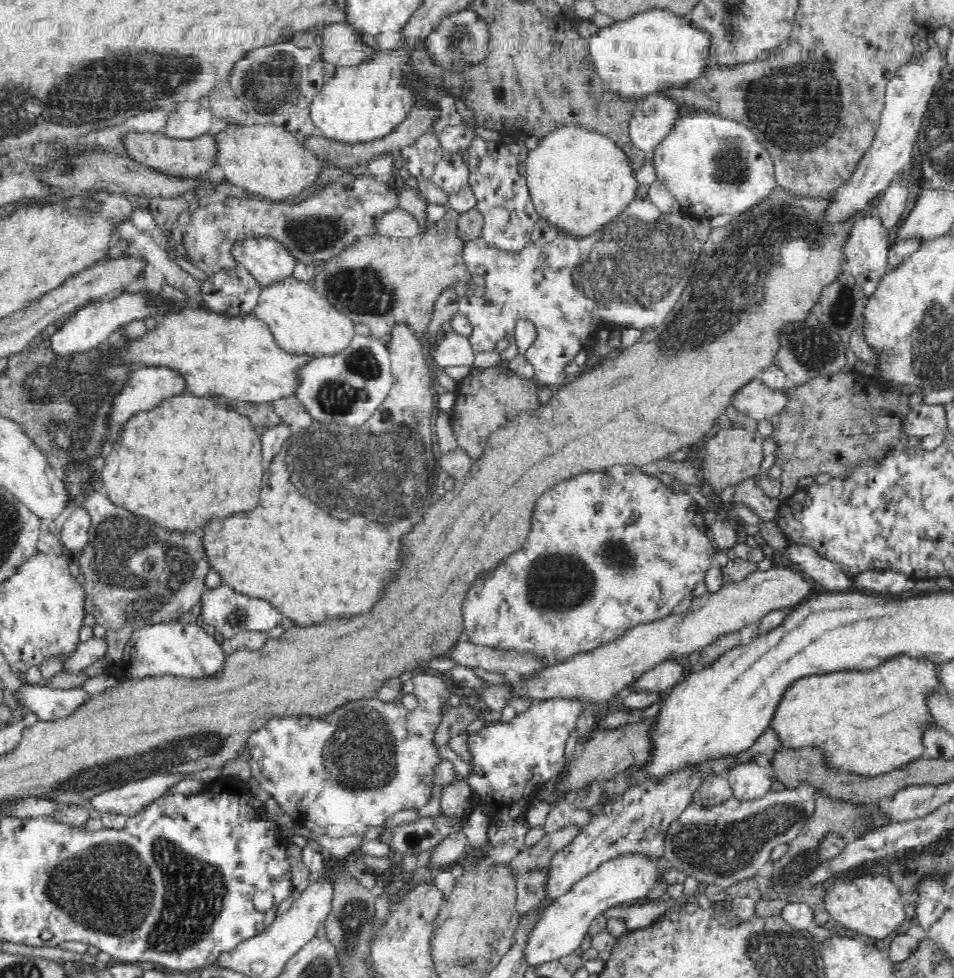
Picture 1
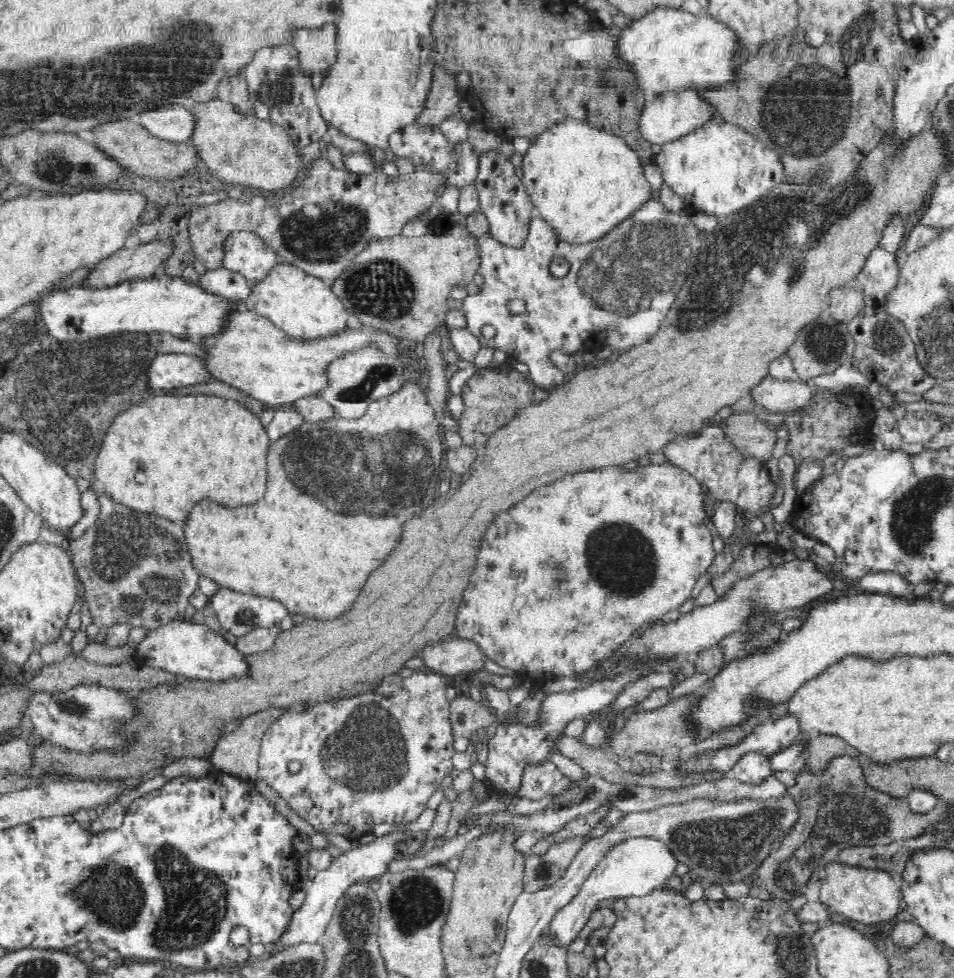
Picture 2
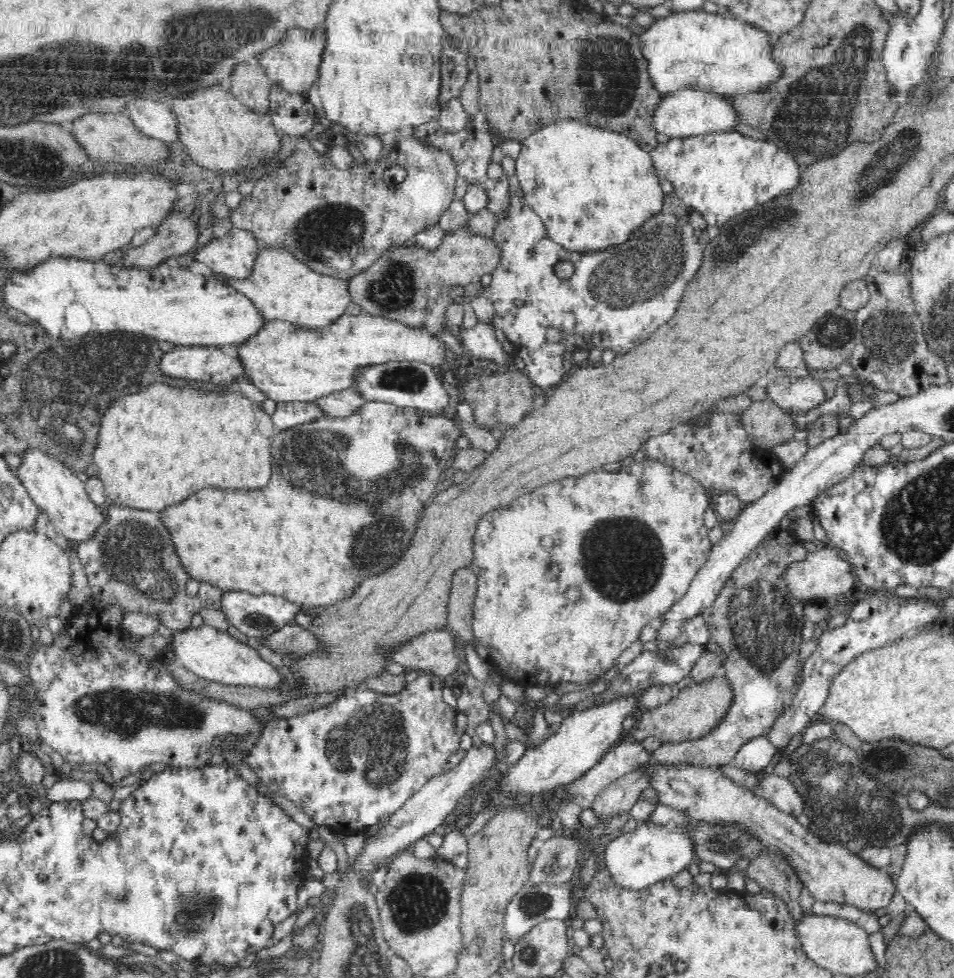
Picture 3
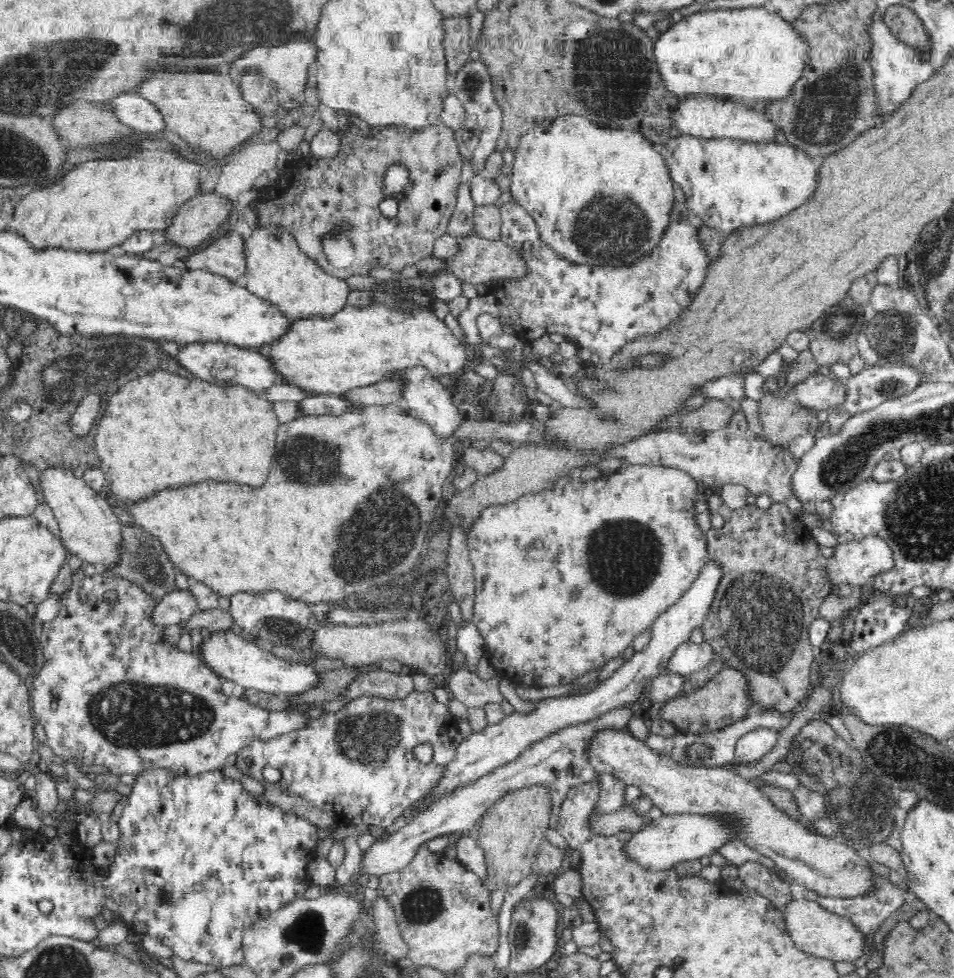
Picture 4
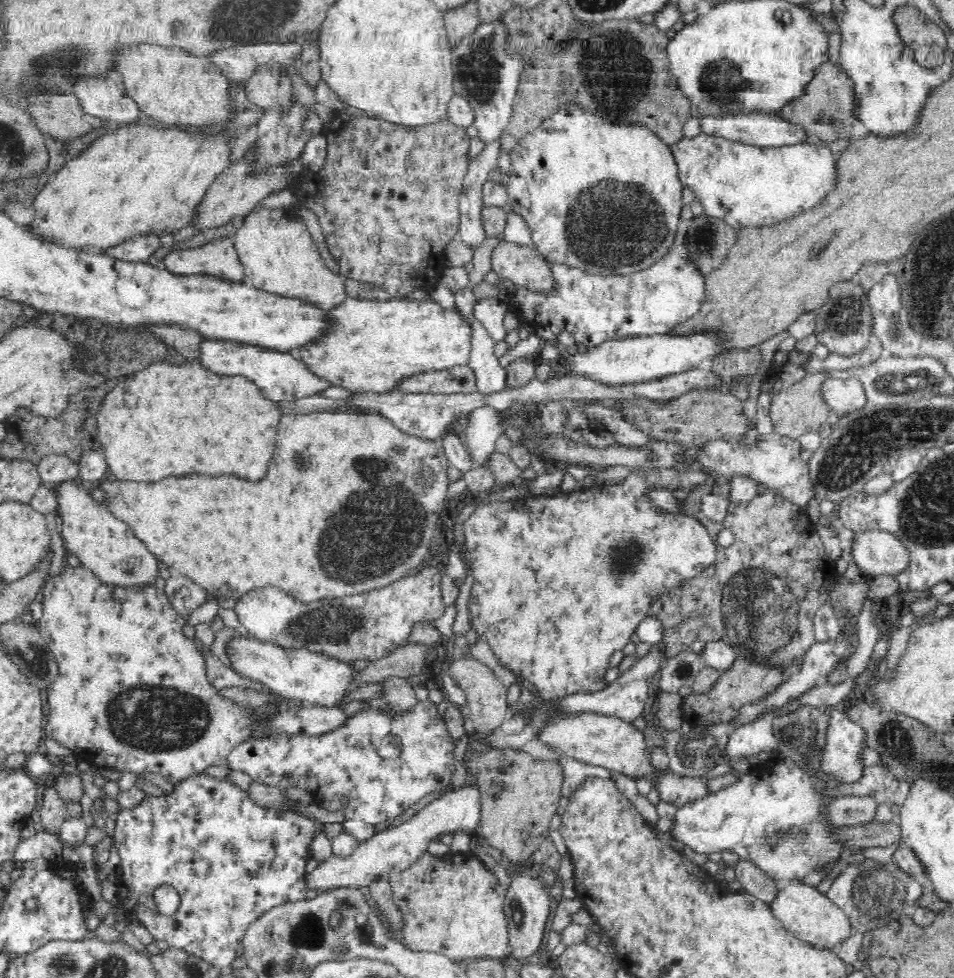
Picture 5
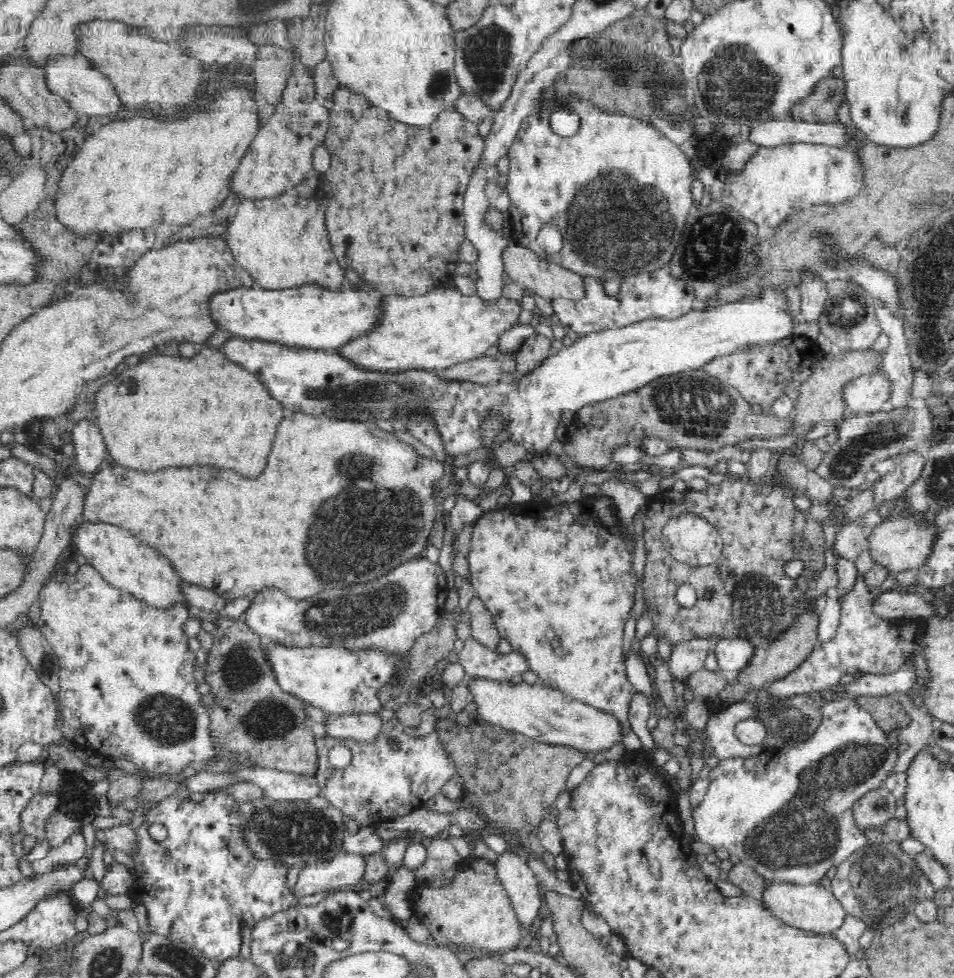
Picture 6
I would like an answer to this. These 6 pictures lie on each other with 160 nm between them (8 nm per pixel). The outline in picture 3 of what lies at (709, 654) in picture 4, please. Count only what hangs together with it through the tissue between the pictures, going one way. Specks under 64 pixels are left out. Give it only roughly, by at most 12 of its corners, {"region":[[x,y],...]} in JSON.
{"region":[[686,639],[646,650],[594,700],[673,685],[690,673],[705,645]]}

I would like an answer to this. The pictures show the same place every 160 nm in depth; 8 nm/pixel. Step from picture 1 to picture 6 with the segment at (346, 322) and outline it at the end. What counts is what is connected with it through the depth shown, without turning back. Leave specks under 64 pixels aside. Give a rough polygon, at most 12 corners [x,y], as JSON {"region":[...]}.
{"region":[[316,194],[240,198],[224,239],[257,288],[340,289]]}

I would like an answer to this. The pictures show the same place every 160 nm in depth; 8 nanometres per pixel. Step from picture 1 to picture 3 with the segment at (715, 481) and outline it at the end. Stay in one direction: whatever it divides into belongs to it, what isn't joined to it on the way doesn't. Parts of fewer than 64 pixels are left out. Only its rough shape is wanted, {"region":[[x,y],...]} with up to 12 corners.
{"region":[[767,398],[740,415],[762,449],[800,436],[795,414]]}

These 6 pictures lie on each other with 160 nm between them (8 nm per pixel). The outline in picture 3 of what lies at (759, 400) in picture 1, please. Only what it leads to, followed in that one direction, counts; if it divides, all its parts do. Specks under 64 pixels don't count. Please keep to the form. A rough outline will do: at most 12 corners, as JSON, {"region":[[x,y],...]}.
{"region":[[770,377],[769,400],[794,414],[828,400],[820,380]]}

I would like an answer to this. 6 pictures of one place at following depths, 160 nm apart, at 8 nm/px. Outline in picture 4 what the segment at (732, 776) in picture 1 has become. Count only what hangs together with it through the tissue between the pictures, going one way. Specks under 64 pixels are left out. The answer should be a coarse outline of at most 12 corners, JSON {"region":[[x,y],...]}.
{"region":[[758,727],[735,744],[735,761],[756,763],[777,743],[778,732]]}

